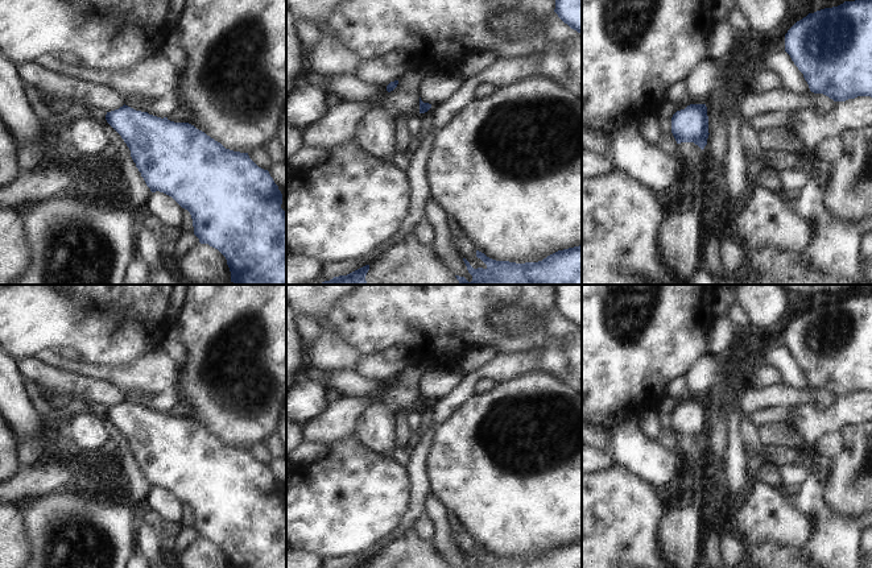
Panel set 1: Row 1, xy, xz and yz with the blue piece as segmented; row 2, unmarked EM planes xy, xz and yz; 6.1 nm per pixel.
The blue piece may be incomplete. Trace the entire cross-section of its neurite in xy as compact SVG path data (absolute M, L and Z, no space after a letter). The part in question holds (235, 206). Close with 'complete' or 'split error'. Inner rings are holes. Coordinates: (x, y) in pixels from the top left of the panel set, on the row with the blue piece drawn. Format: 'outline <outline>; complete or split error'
outline M125 104L119 109L107 112L106 120L121 136L129 148L131 157L150 191L164 192L171 196L182 208L187 210L193 219L194 235L199 239L199 242L208 244L226 257L231 271L231 282L235 285L286 285L286 212L281 208L282 194L268 170L259 167L249 158L248 153L226 149L220 142L189 123L174 123L168 117L161 119L149 115L148 112L136 111Z; complete

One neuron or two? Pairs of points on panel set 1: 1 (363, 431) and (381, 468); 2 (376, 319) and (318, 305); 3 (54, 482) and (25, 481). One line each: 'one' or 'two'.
1: two
2: two
3: one

